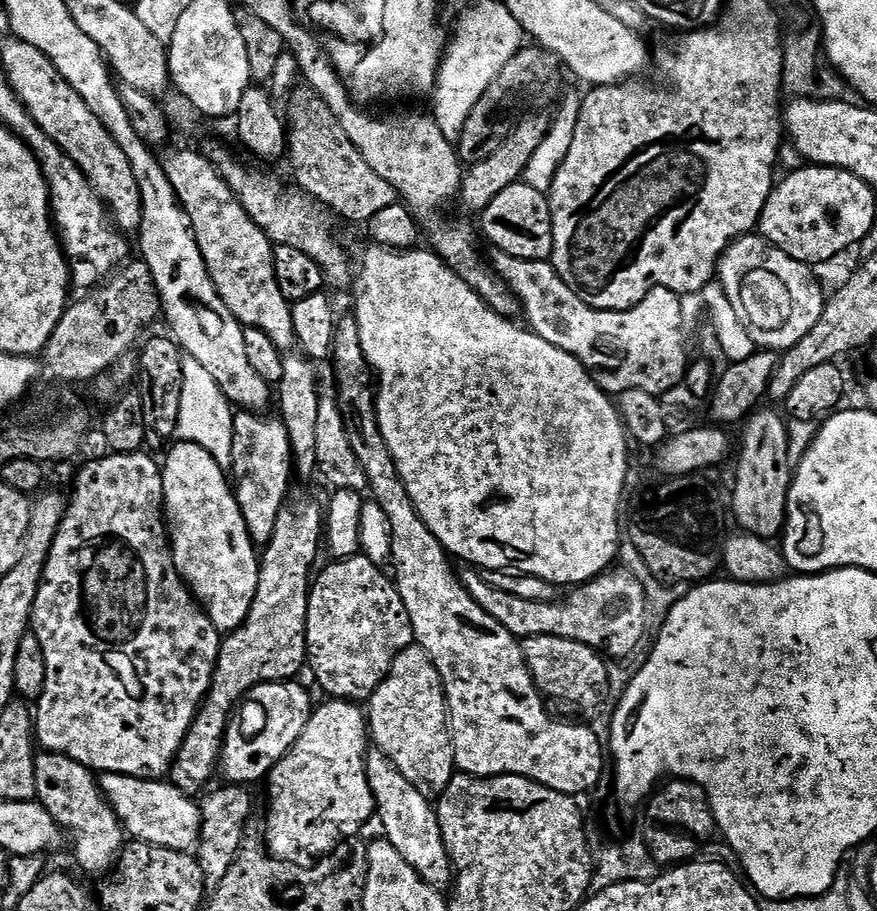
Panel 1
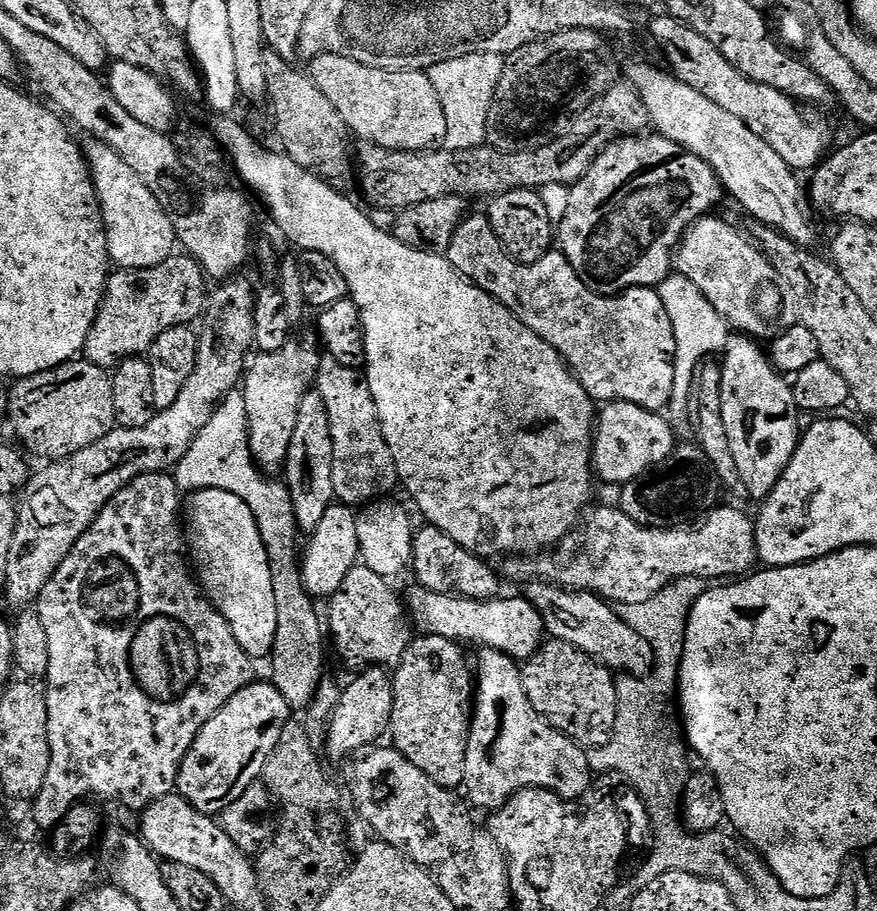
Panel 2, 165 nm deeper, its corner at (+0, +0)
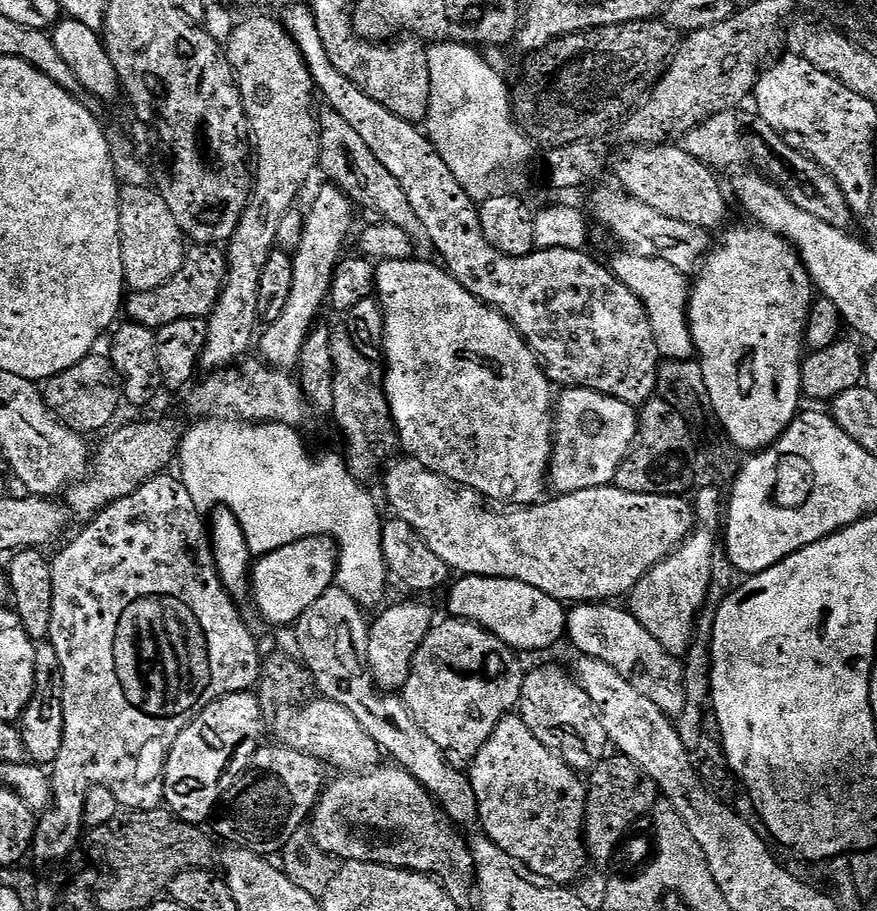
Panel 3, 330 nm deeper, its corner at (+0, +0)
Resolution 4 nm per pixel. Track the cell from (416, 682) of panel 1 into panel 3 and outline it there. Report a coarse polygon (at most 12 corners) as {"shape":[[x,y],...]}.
{"shape":[[444,618],[403,702],[458,769],[519,705],[526,667]]}

